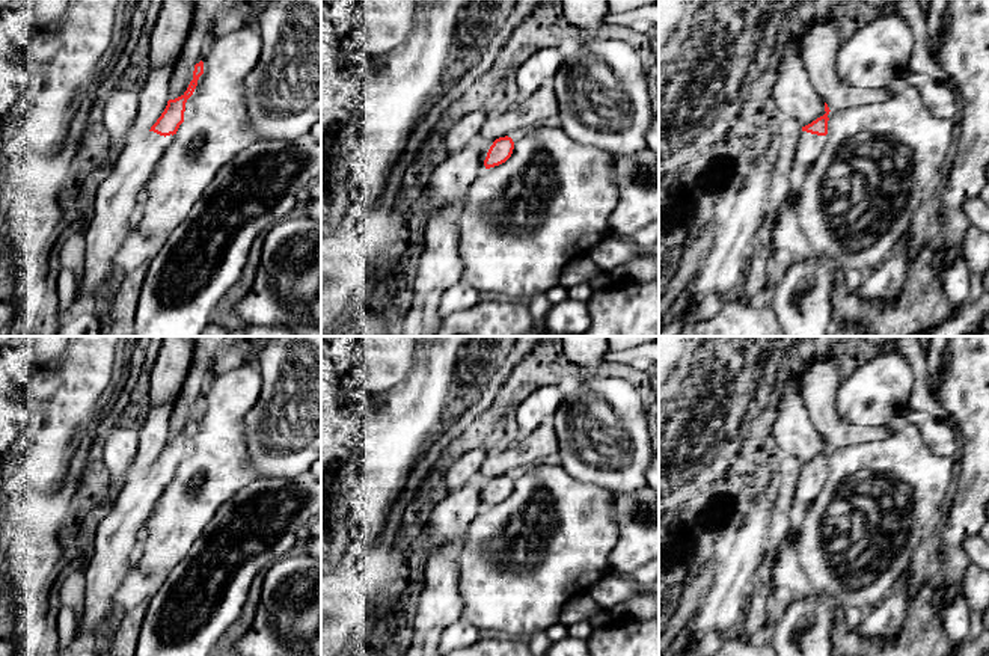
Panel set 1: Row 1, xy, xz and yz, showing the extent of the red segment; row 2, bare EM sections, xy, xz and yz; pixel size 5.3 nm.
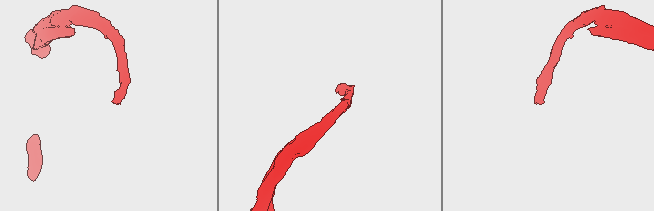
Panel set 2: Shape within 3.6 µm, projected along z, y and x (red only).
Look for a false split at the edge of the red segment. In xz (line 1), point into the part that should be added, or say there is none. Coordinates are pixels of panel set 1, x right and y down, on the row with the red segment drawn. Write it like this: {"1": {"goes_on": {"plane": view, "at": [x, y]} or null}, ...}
{"1": {"goes_on": {"plane": "xz", "at": [487, 144]}}}

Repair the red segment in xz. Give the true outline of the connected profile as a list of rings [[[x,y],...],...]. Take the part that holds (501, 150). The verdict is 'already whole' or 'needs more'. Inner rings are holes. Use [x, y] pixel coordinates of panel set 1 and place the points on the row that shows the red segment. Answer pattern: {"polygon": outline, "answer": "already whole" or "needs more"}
{"polygon": [[[499,137],[494,142],[485,142],[482,149],[482,169],[490,169],[505,163],[514,149],[514,142],[511,137]]], "answer": "needs more"}

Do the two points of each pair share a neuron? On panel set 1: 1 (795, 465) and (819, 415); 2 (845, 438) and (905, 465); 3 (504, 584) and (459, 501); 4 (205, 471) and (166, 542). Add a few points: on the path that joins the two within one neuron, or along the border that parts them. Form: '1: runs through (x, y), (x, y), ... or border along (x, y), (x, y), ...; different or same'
1: border along (781, 453), (790, 453), (802, 463); different
2: border along (891, 429), (887, 438), (851, 444), (832, 451); different
3: border along (483, 507), (463, 536); different
4: runs through (199, 489), (175, 524); same

